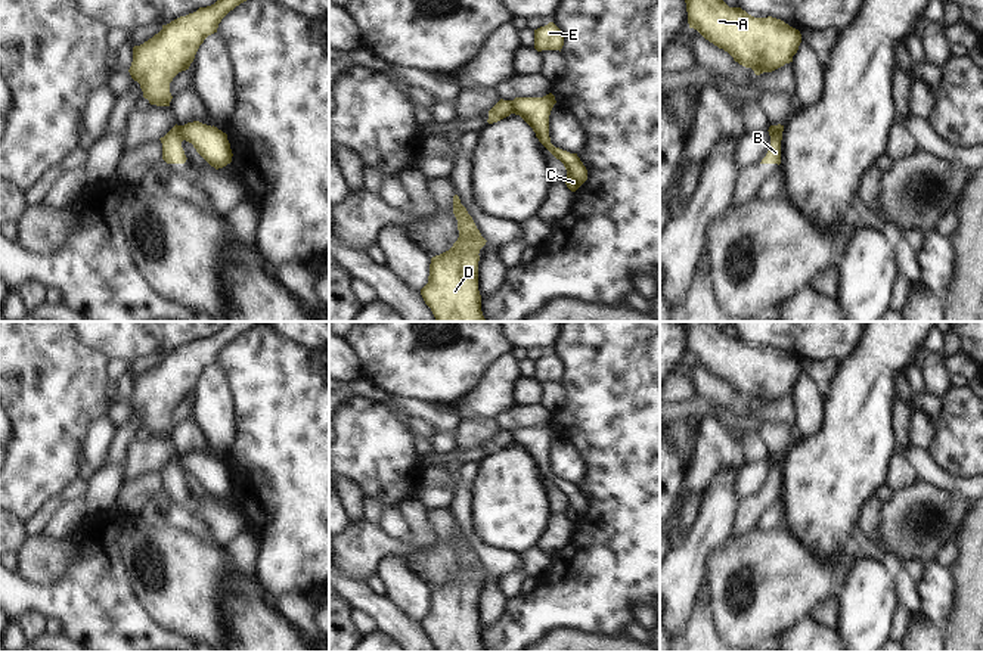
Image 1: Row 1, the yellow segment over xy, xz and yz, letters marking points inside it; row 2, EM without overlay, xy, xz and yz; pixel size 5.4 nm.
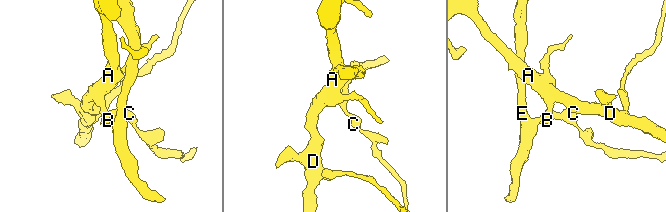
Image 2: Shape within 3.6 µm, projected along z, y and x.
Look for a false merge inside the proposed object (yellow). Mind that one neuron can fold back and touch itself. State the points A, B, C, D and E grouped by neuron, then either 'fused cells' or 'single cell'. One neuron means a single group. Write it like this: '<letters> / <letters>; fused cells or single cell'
A B D / C E; fused cells

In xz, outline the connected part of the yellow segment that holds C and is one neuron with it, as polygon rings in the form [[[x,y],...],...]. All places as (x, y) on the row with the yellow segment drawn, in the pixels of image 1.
[[[552,93],[543,97],[515,97],[511,100],[511,109],[533,128],[539,142],[564,164],[567,170],[565,184],[571,192],[576,192],[587,180],[587,170],[577,153],[570,153],[551,143],[549,115],[555,103]]]

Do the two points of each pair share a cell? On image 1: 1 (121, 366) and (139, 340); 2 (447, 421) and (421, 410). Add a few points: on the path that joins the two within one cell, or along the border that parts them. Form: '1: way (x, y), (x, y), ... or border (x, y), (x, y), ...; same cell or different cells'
1: border (109, 357), (124, 357), (130, 362); different cells
2: way (442, 418), (427, 410); same cell

